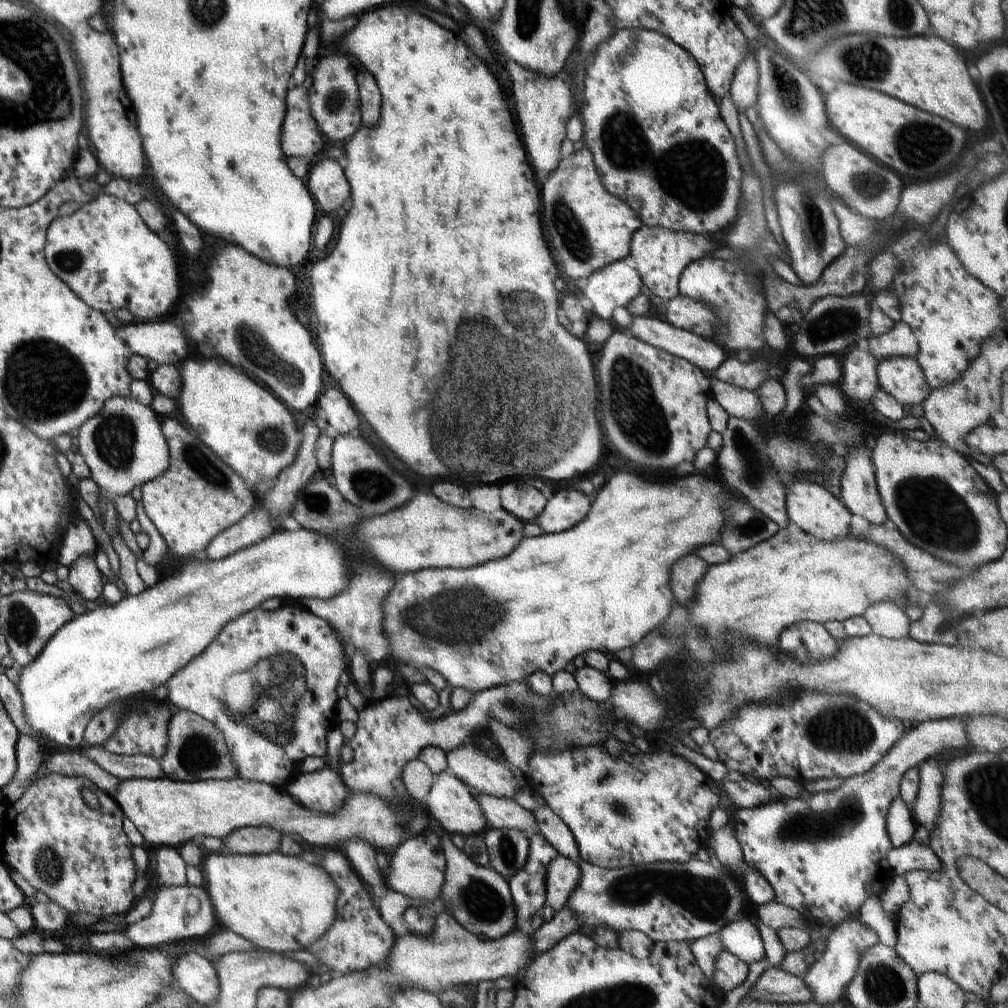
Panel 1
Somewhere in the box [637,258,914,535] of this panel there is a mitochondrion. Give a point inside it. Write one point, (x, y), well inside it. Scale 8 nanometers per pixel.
(824, 325)

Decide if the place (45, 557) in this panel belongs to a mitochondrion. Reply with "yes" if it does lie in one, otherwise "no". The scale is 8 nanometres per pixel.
no

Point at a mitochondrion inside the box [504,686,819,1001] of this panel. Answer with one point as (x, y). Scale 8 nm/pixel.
(695, 899)

